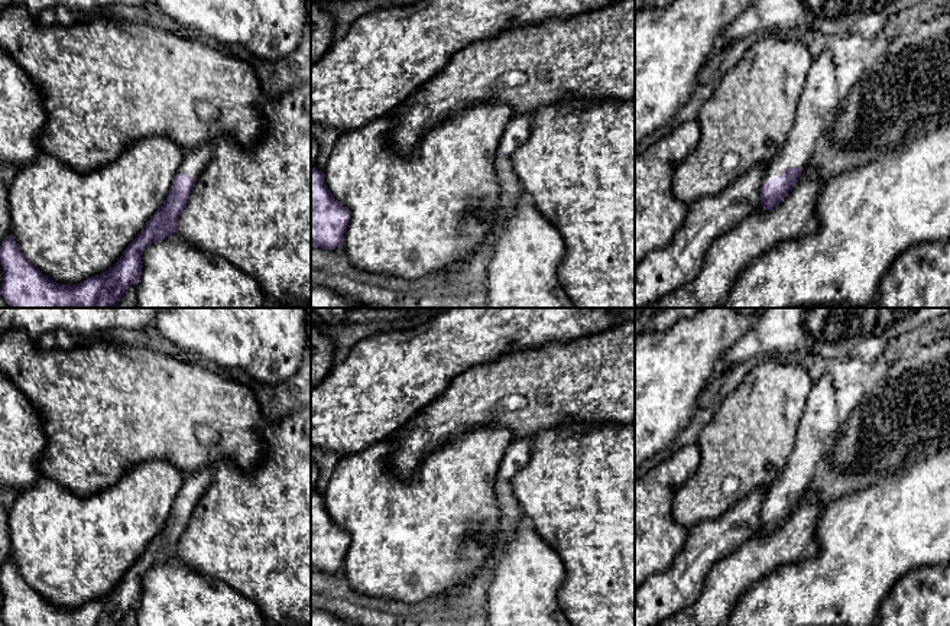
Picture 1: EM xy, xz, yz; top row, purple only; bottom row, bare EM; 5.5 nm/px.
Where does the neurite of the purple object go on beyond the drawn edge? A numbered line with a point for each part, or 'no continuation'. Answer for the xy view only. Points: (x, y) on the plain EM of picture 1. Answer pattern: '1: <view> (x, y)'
1: xy (194, 486)

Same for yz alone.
1: yz (820, 419)

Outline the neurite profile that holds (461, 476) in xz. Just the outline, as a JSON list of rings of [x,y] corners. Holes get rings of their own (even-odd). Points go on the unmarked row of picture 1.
[[[476,426],[429,454],[406,480],[396,477],[389,467],[395,440],[379,441],[341,457],[322,497],[333,520],[350,535],[350,548],[341,568],[350,588],[414,609],[427,599],[445,597],[467,584],[492,555],[495,533],[500,531],[502,510],[495,487],[502,458],[512,441],[513,435],[508,428]]]

